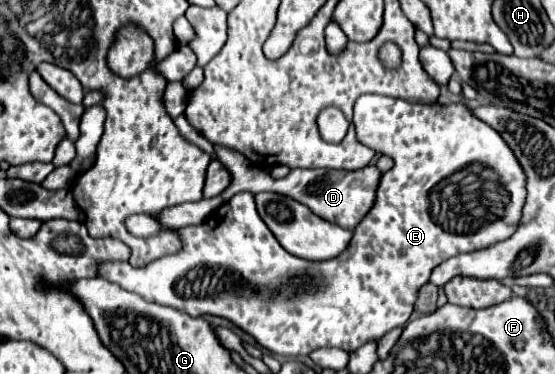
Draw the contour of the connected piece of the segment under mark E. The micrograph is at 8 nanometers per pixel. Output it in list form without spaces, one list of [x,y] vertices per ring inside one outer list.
[[[361,95],[357,99],[357,103],[355,103],[353,123],[355,123],[355,131],[357,131],[357,141],[359,143],[367,145],[369,149],[373,149],[377,153],[389,155],[395,163],[393,163],[393,167],[387,173],[381,175],[381,181],[379,181],[379,187],[377,187],[377,195],[375,195],[375,203],[373,203],[371,211],[353,229],[353,239],[351,239],[349,247],[337,259],[313,263],[313,261],[305,261],[305,259],[299,259],[299,257],[287,253],[277,243],[277,239],[267,229],[267,225],[261,221],[261,217],[257,215],[254,194],[237,193],[227,203],[223,203],[219,209],[215,209],[201,225],[177,229],[177,235],[179,235],[183,247],[175,255],[167,255],[167,257],[155,259],[147,267],[133,267],[129,261],[99,261],[97,263],[97,277],[109,279],[111,283],[117,283],[117,285],[121,285],[127,291],[139,293],[147,301],[155,301],[159,305],[169,305],[169,307],[181,309],[181,311],[189,313],[191,317],[217,315],[217,317],[229,319],[231,323],[241,327],[245,333],[249,333],[261,347],[269,349],[275,355],[287,355],[287,357],[309,355],[311,351],[321,349],[321,347],[341,347],[343,351],[351,353],[351,351],[357,351],[361,345],[369,343],[369,341],[381,339],[387,331],[405,325],[409,315],[413,313],[413,303],[417,299],[417,291],[429,281],[429,275],[431,275],[433,267],[437,267],[441,261],[447,261],[453,255],[485,249],[485,247],[489,247],[489,245],[493,245],[497,241],[507,239],[509,235],[513,235],[517,231],[519,219],[521,219],[521,207],[525,203],[525,181],[527,181],[527,177],[525,177],[525,171],[519,165],[515,153],[505,143],[505,139],[493,127],[489,127],[487,123],[479,121],[477,117],[473,117],[473,113],[469,113],[469,109],[465,105],[443,105],[443,107],[441,105],[415,105],[415,103],[409,103],[409,101],[403,101],[403,99],[395,99],[395,97]]]

